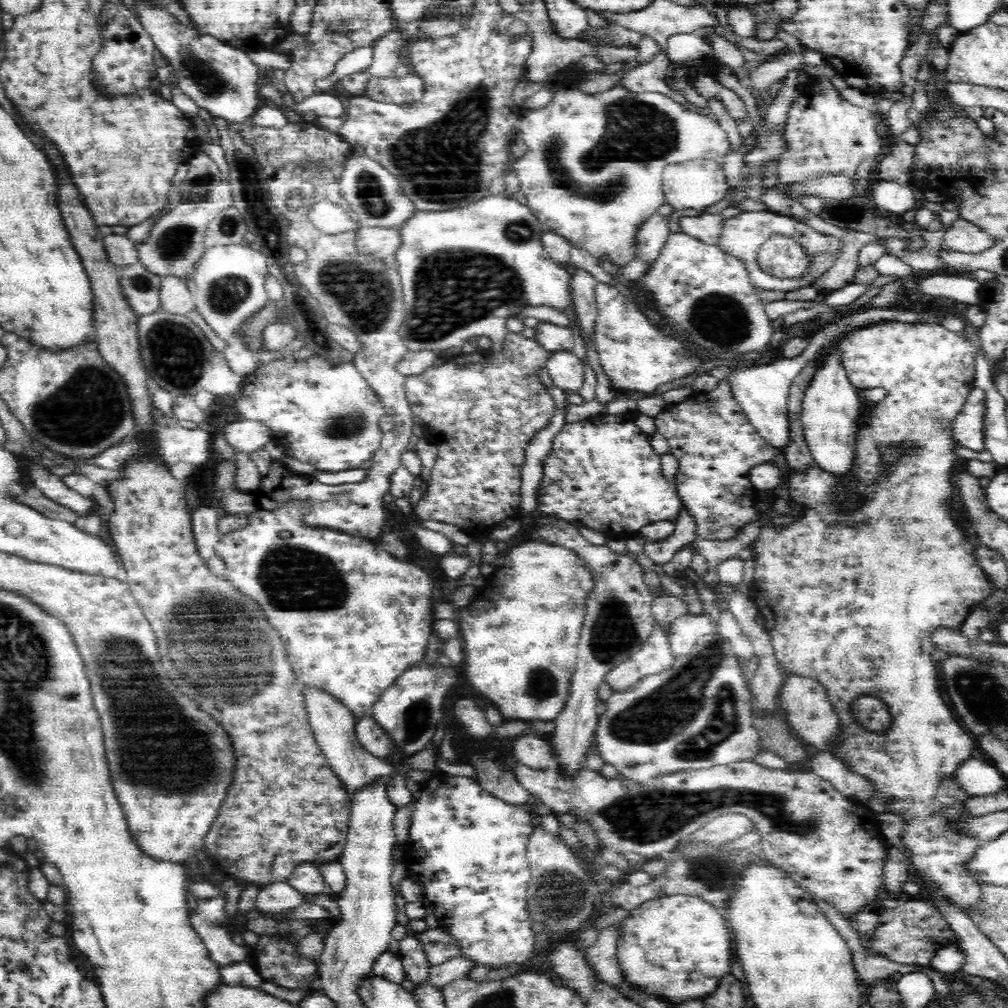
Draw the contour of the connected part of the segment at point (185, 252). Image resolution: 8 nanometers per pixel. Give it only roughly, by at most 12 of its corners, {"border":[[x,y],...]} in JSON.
{"border":[[228,180],[206,202],[181,202],[162,215],[138,261],[156,275],[193,276],[204,234],[233,205]]}

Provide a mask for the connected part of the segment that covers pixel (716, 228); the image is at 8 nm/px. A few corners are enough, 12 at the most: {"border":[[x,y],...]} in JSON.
{"border":[[719,214],[681,216],[678,226],[716,245],[723,231]]}

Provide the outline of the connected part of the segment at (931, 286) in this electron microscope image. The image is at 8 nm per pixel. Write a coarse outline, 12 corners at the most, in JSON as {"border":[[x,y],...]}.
{"border":[[937,275],[916,290],[968,306],[981,298],[981,284],[968,276]]}

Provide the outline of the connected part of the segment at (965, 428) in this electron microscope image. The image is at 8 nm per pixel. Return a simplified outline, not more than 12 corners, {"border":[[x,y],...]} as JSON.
{"border":[[974,387],[954,420],[954,442],[985,449],[986,393]]}

